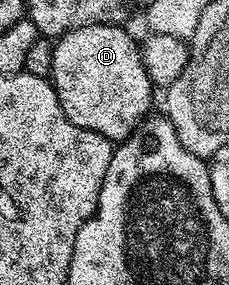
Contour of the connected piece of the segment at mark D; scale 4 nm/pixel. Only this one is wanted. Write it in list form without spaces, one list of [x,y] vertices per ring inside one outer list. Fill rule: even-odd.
[[[85,23],[59,36],[54,43],[54,65],[50,76],[51,85],[58,93],[58,101],[62,105],[62,113],[66,113],[74,125],[102,133],[102,137],[113,141],[127,139],[128,134],[153,110],[154,85],[140,56],[141,44],[135,43],[131,33],[124,29],[115,23]]]

